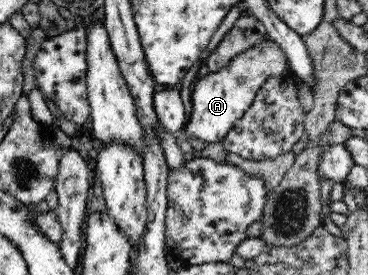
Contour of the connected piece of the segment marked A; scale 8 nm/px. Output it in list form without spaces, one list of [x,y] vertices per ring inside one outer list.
[[[269,38],[237,55],[223,71],[207,73],[195,83],[190,93],[192,111],[182,128],[187,136],[186,140],[194,136],[207,144],[222,142],[233,125],[249,108],[261,84],[269,76],[283,75],[288,71],[289,63],[287,63],[285,53],[277,47],[275,41]]]

